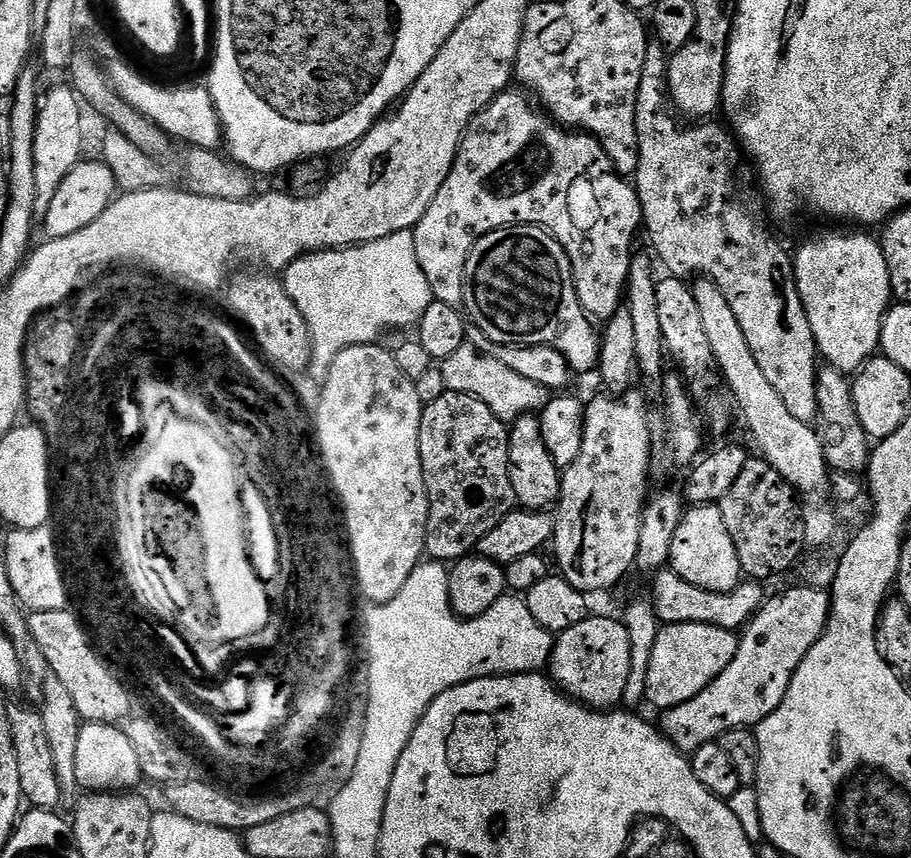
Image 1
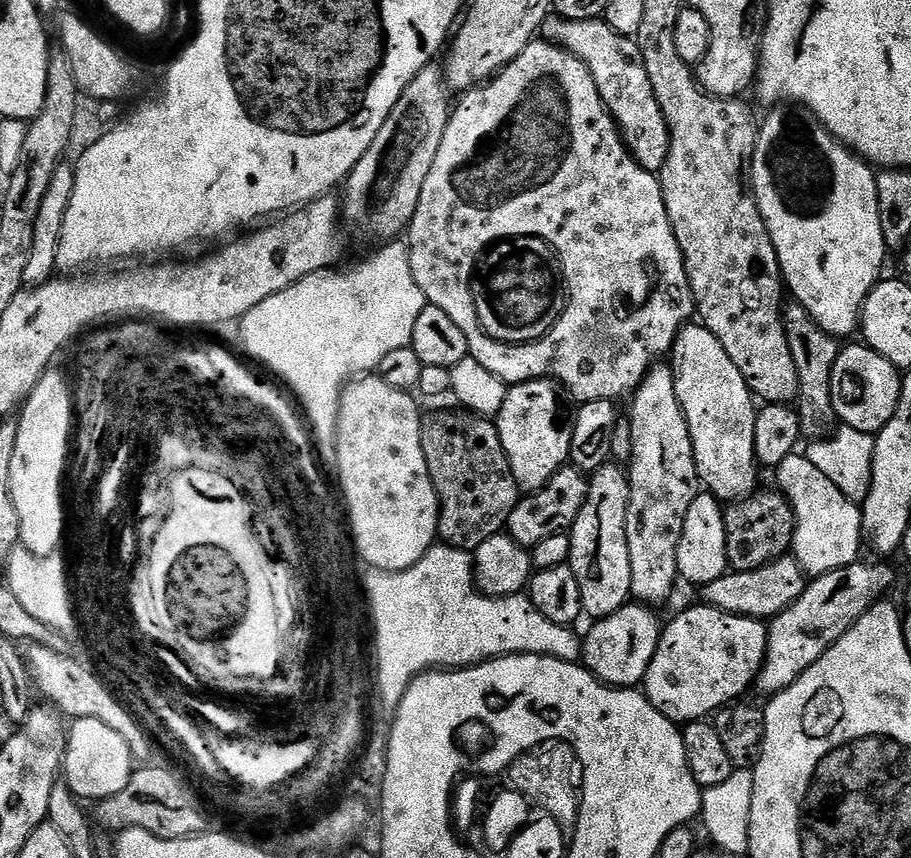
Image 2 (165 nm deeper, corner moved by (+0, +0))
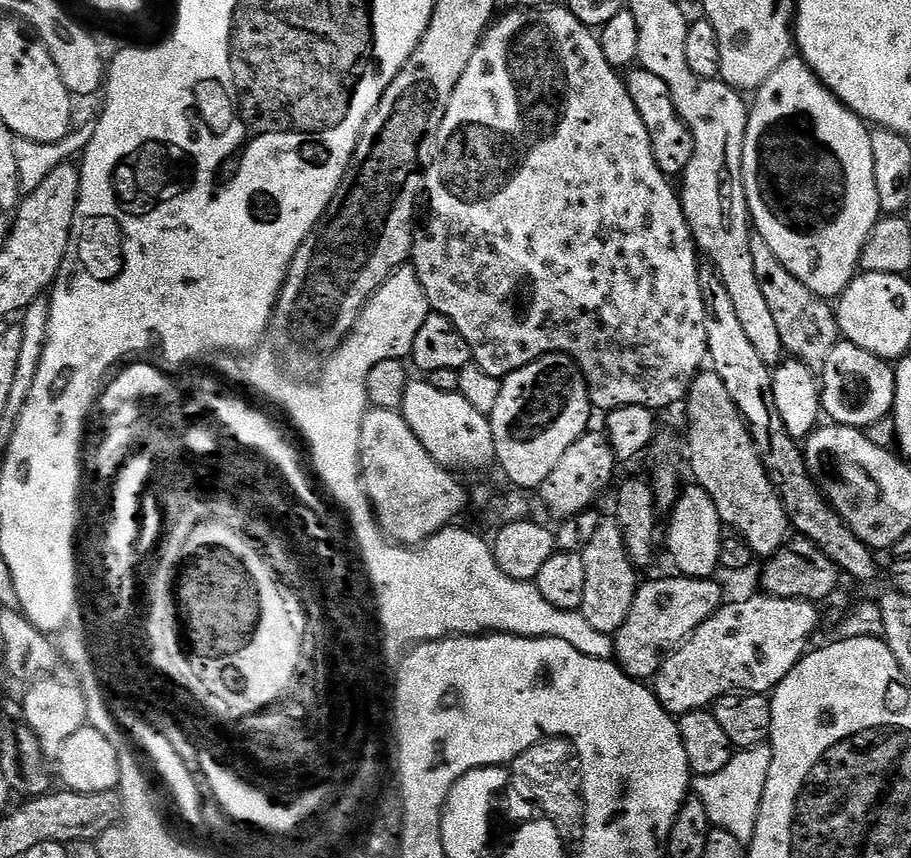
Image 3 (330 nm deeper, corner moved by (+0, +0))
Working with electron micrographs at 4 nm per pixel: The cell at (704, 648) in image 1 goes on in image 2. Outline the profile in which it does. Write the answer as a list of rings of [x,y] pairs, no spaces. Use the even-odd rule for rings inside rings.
[[[699,606],[680,612],[672,621],[663,625],[658,650],[644,675],[642,691],[648,701],[666,719],[677,726],[703,720],[720,711],[721,708],[739,701],[748,687],[757,683],[760,668],[764,664],[768,624],[762,620],[751,620],[749,616],[726,614],[717,608]]]

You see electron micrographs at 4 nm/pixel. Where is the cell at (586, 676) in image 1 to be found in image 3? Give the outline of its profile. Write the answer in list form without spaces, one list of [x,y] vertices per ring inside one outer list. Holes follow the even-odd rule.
[[[672,574],[669,580],[648,580],[636,589],[626,622],[614,634],[614,660],[632,679],[648,682],[664,665],[664,658],[676,651],[688,635],[725,603],[724,592],[712,578]]]

